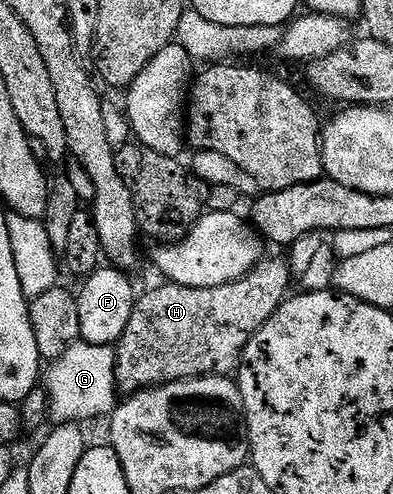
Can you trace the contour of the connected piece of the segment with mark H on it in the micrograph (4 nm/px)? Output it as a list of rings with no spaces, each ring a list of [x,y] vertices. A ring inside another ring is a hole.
[[[264,258],[247,275],[232,284],[212,288],[186,288],[170,282],[160,283],[160,288],[138,297],[132,317],[129,318],[124,334],[117,343],[115,358],[115,386],[120,393],[134,394],[144,388],[159,388],[194,376],[231,376],[238,369],[245,346],[269,322],[272,314],[288,299],[287,287],[293,273],[286,259]]]

